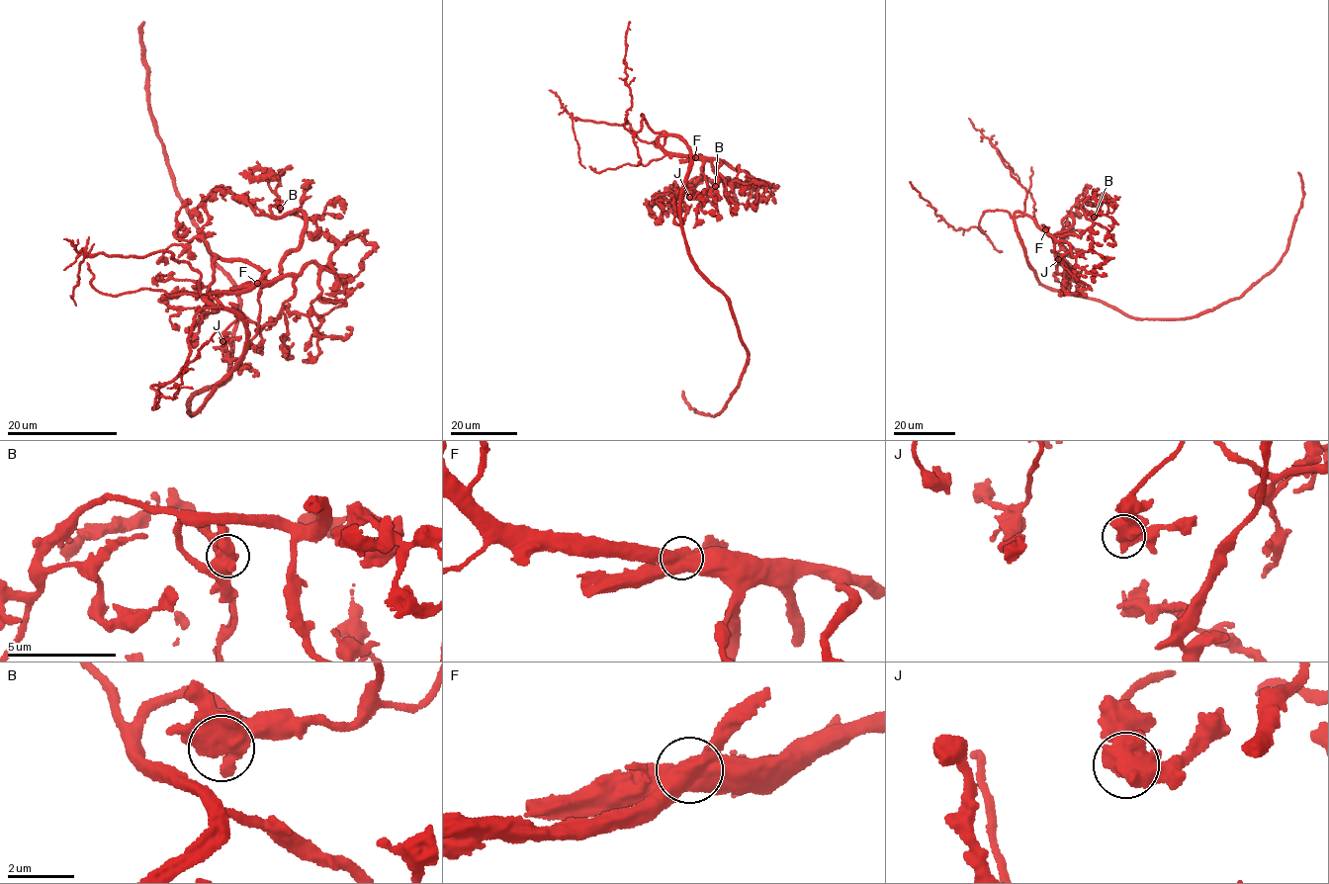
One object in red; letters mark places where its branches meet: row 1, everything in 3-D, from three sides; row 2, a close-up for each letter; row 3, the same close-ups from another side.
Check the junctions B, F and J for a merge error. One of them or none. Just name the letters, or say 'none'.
F

